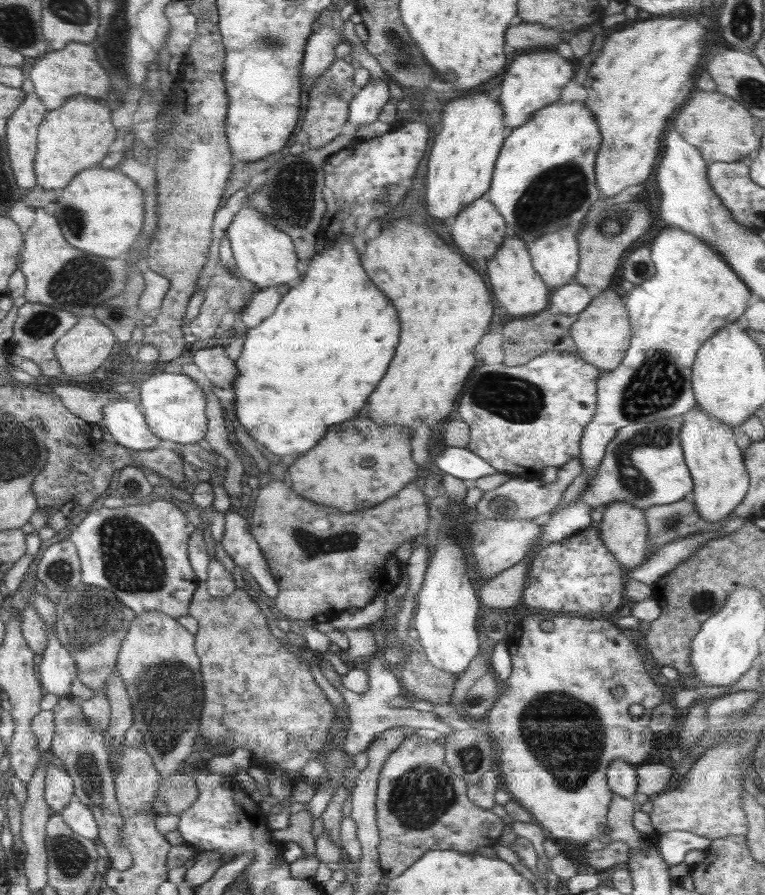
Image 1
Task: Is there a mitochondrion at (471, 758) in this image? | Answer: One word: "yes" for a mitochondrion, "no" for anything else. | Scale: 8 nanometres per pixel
yes

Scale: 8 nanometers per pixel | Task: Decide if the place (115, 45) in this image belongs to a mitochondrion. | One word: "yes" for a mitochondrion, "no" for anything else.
yes

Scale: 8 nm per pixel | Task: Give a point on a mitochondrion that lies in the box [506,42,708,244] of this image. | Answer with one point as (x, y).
(553, 195)

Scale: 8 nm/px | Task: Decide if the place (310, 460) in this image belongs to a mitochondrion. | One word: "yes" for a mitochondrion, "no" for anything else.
no

